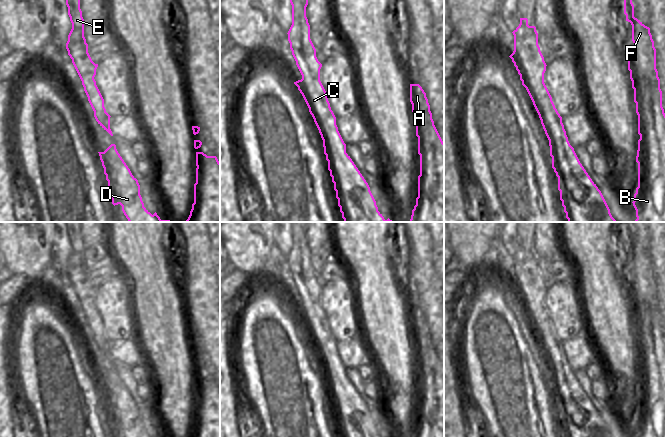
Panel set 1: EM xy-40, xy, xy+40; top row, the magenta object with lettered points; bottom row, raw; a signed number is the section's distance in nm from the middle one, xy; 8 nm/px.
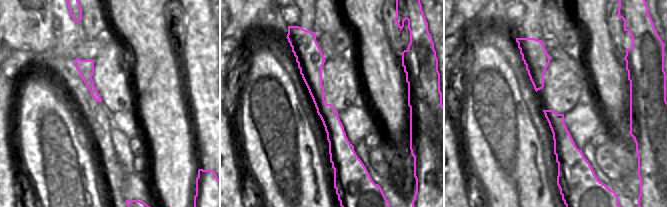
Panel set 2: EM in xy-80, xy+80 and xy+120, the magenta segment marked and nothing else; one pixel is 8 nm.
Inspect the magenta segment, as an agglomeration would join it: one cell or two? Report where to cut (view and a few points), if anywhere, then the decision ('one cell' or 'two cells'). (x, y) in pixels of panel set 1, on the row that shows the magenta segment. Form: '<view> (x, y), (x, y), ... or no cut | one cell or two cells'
xy (331, 110), (312, 115) | two cells

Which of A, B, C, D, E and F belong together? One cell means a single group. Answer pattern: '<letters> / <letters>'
A B D F / C E

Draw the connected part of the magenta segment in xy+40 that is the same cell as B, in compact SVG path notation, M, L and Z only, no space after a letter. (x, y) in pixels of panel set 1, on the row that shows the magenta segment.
M624 0L626 21L632 25L634 49L628 53L628 70L634 102L638 115L638 187L634 194L633 206L637 219L634 222L665 222L665 113L662 107L662 91L656 69L656 49L650 28L634 17L632 0Z

